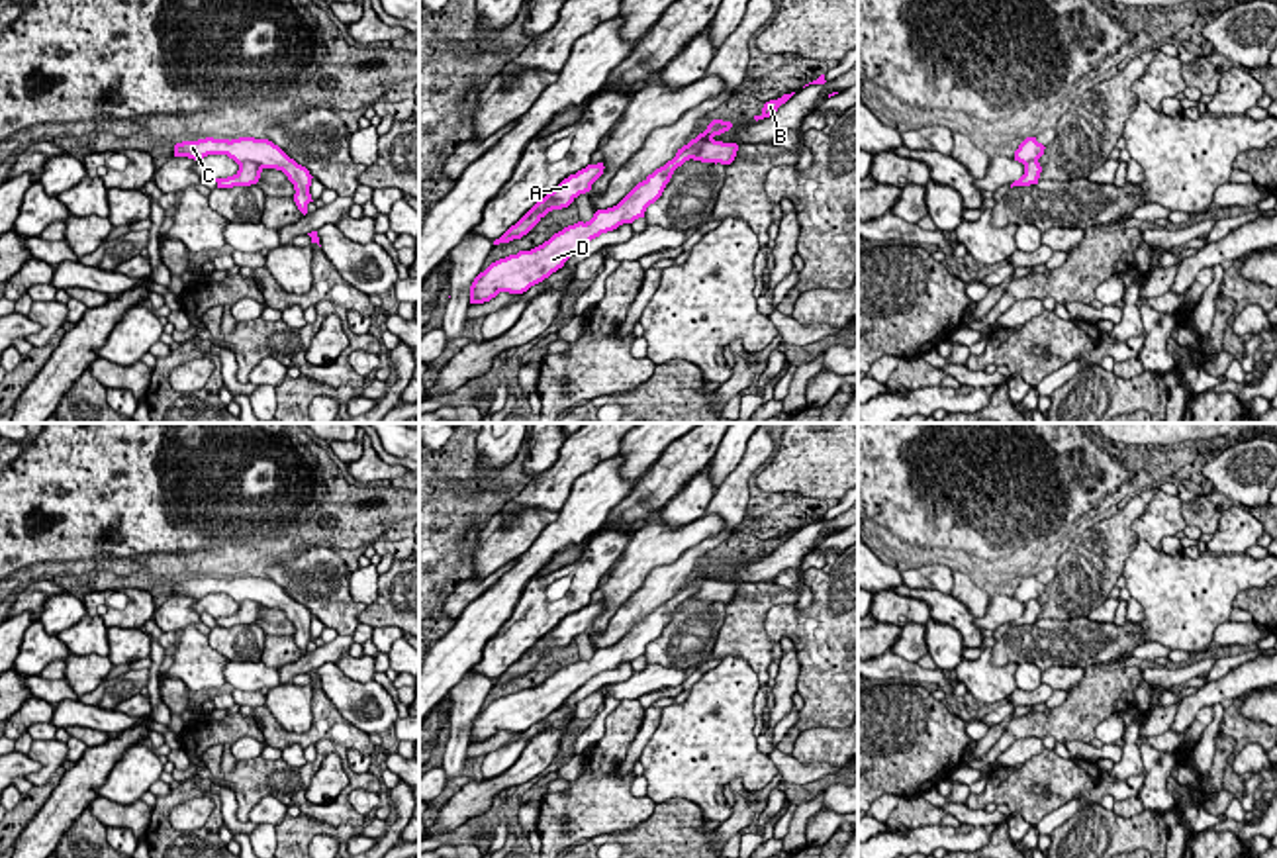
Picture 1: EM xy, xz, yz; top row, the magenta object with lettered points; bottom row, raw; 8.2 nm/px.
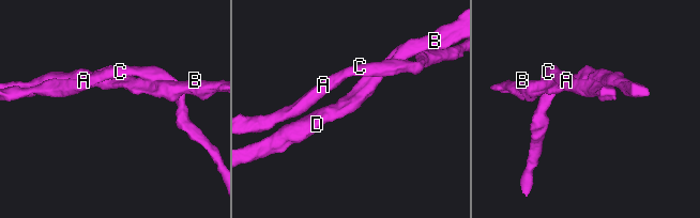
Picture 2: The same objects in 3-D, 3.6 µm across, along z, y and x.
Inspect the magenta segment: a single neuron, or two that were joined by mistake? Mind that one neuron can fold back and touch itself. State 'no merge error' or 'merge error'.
no merge error

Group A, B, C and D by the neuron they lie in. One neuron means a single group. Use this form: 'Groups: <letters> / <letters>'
Groups: A B C D

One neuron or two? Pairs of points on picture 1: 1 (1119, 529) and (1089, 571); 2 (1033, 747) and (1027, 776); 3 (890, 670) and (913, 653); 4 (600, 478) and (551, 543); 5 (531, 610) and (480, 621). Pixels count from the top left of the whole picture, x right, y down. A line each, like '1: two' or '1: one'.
1: one
2: two
3: two
4: one
5: two

